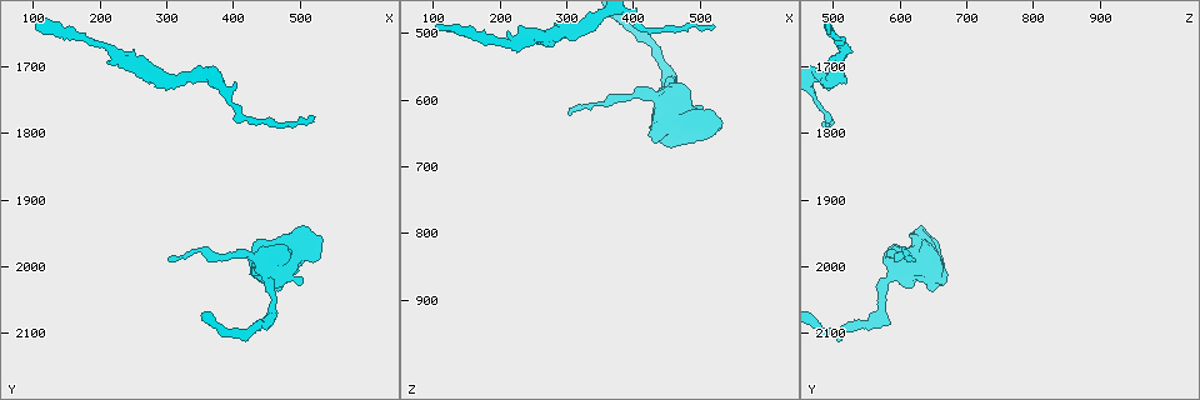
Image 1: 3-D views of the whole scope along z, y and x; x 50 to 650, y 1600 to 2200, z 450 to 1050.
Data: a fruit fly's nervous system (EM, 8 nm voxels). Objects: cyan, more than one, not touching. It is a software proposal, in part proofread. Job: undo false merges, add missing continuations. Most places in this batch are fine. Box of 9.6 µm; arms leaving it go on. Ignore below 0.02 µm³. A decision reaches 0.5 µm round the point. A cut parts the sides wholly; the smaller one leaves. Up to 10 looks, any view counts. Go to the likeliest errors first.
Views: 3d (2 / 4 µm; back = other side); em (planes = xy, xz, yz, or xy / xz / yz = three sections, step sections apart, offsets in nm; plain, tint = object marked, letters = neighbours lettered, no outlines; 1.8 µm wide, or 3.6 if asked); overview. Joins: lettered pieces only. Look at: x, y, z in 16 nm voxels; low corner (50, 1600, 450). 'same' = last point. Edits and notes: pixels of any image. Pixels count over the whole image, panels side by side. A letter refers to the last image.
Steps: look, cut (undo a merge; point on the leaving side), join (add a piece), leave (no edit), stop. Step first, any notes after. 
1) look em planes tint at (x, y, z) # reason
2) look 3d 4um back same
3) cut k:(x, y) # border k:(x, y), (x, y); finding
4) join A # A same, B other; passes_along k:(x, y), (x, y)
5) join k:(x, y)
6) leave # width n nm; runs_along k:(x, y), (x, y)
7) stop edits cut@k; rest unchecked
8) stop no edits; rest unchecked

look 3d 4um at (210, 1670, 510) # sudden change in width

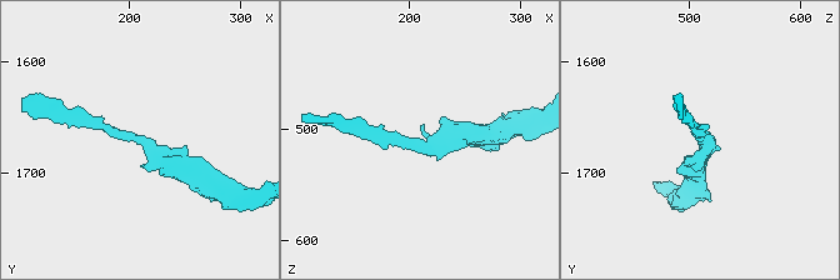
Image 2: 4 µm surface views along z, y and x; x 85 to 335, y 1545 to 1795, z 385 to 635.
look em xy step 8 tint at (208, 1672, 510)

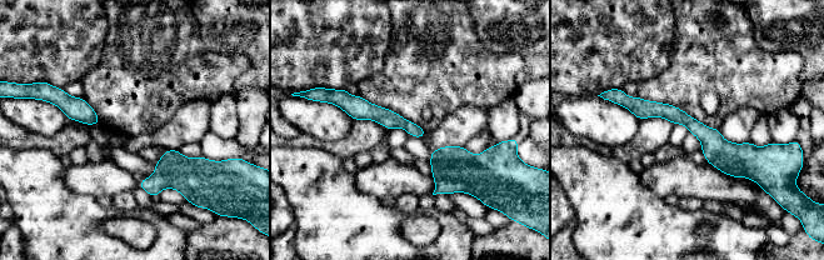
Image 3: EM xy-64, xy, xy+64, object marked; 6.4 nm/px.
look em planes letters same # cut it another way

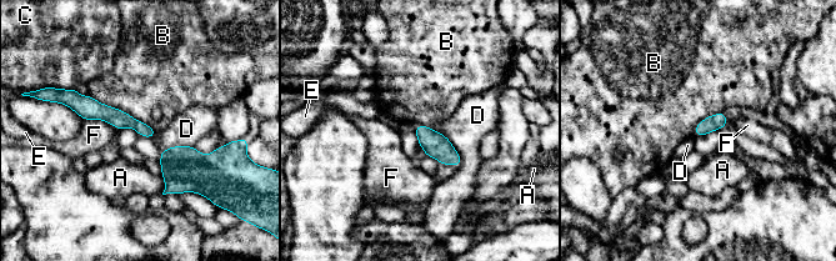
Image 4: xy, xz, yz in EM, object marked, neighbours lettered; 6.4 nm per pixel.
leave # longest_contact B 500 nm; A other, B other, C other, D other, E other, F other; one cell here

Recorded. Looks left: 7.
look em xy step 8 letters at (305, 1995, 625) # an open end

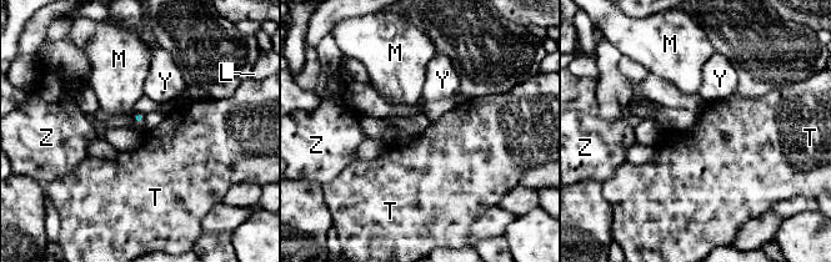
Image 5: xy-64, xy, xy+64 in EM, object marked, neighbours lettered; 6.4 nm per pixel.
look em planes letters same # another direction

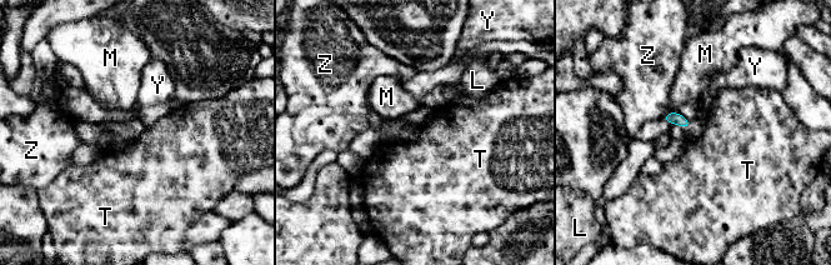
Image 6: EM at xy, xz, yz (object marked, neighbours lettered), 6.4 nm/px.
leave # L other, M other, T other, Y other, Z other; border 6:(666, 111), (677, 113); no lettered piece goes on from it

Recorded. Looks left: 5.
look em planes letters at (520, 1775, 495) # end of a long branch

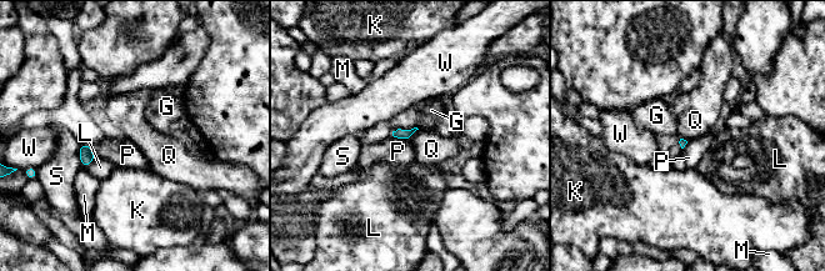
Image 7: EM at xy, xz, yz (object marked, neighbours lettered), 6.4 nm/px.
leave # longest_contact S 160 nm; G other, K other, L other, M other, P other, Q other, S other, W other; border 7:(393, 135), (408, 139); none of them fits

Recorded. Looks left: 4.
look em 3.6um planes letters at (530, 1960, 635) # thick end

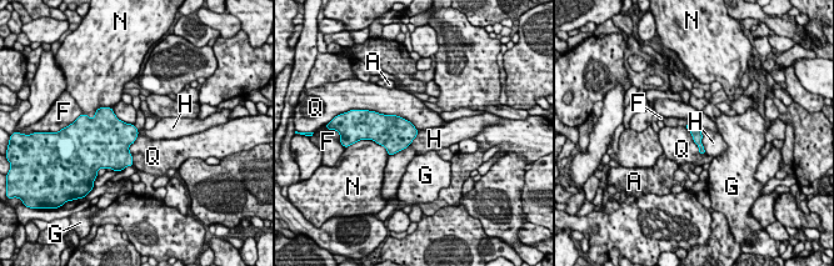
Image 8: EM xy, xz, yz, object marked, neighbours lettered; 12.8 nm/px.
leave # longest_contact Q 600 nm; A other, F other, G other, H other, N other, Q other; border 8:(375, 111), (399, 115), (418, 131); none of them fits

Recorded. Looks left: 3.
stop no edits; rest unchecked

